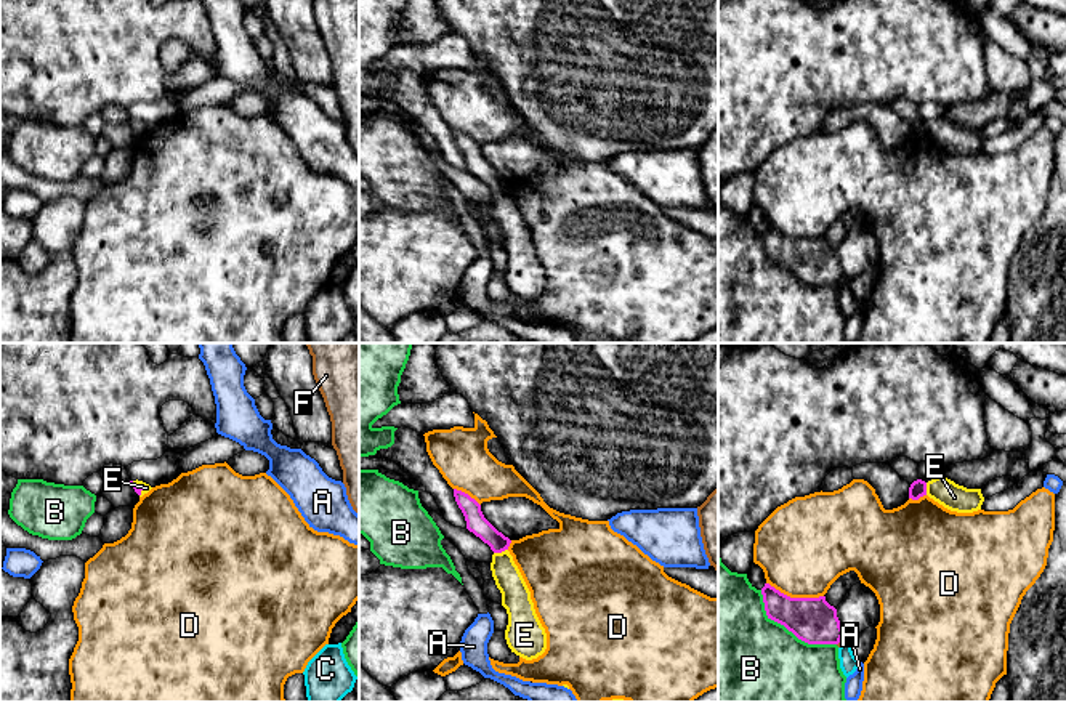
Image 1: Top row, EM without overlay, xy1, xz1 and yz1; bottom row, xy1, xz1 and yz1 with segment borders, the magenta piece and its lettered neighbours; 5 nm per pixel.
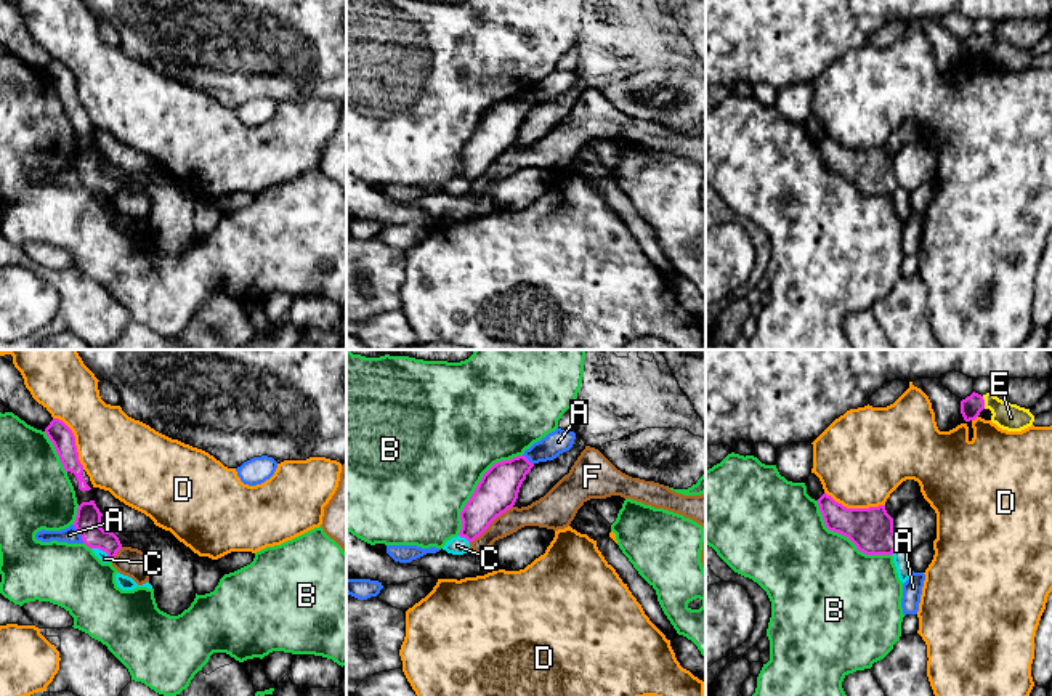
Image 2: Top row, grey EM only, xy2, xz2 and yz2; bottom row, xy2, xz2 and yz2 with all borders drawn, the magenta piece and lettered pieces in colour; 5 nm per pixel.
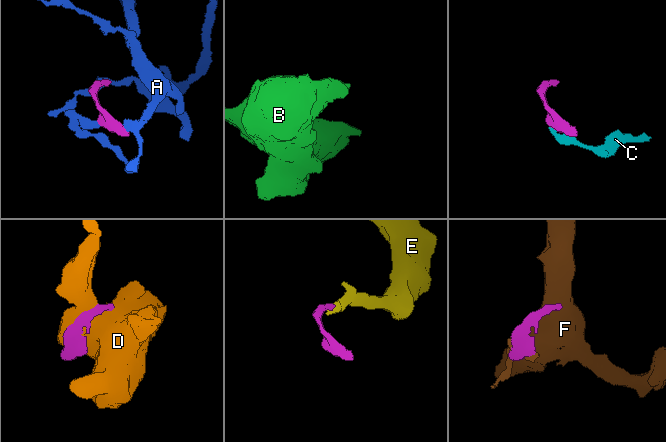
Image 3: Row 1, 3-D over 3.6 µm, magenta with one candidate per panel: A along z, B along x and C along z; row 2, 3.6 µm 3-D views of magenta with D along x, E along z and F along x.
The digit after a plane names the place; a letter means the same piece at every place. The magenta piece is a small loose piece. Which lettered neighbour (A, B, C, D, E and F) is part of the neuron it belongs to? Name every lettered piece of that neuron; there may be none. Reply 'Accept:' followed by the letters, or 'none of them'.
Accept: E

